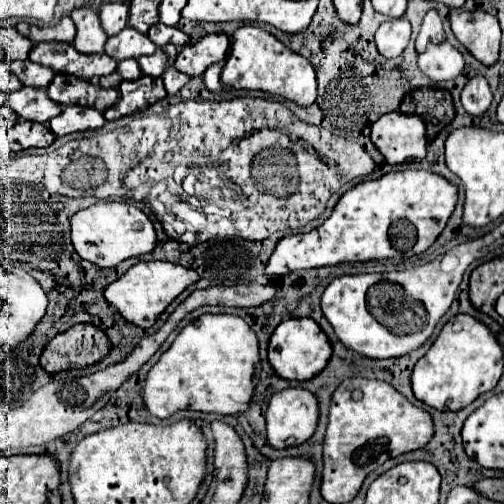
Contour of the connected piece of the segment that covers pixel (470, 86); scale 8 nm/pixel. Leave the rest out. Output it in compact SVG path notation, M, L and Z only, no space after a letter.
M475 75L467 81L465 89L461 91L461 105L465 107L465 111L473 117L479 117L483 115L489 105L491 105L491 89L489 89L489 83L485 81L483 75Z

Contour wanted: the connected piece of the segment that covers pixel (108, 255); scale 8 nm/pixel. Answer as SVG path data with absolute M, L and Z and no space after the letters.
M97 203L71 217L71 241L79 257L111 269L125 259L151 253L157 245L157 233L151 219L139 207L129 203Z

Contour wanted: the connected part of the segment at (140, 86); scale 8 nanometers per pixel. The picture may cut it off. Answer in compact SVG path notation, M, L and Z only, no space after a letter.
M141 75L135 81L123 81L119 85L119 91L121 91L119 101L103 113L107 121L115 121L123 115L131 115L135 111L141 111L167 95L165 87L163 87L163 79L149 77L149 75Z

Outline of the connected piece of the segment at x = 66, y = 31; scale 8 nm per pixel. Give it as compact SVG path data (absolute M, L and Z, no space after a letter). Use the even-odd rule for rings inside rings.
M65 15L57 25L53 27L31 27L27 35L33 43L41 41L63 41L63 43L73 43L75 37L75 23L71 21L69 15Z

